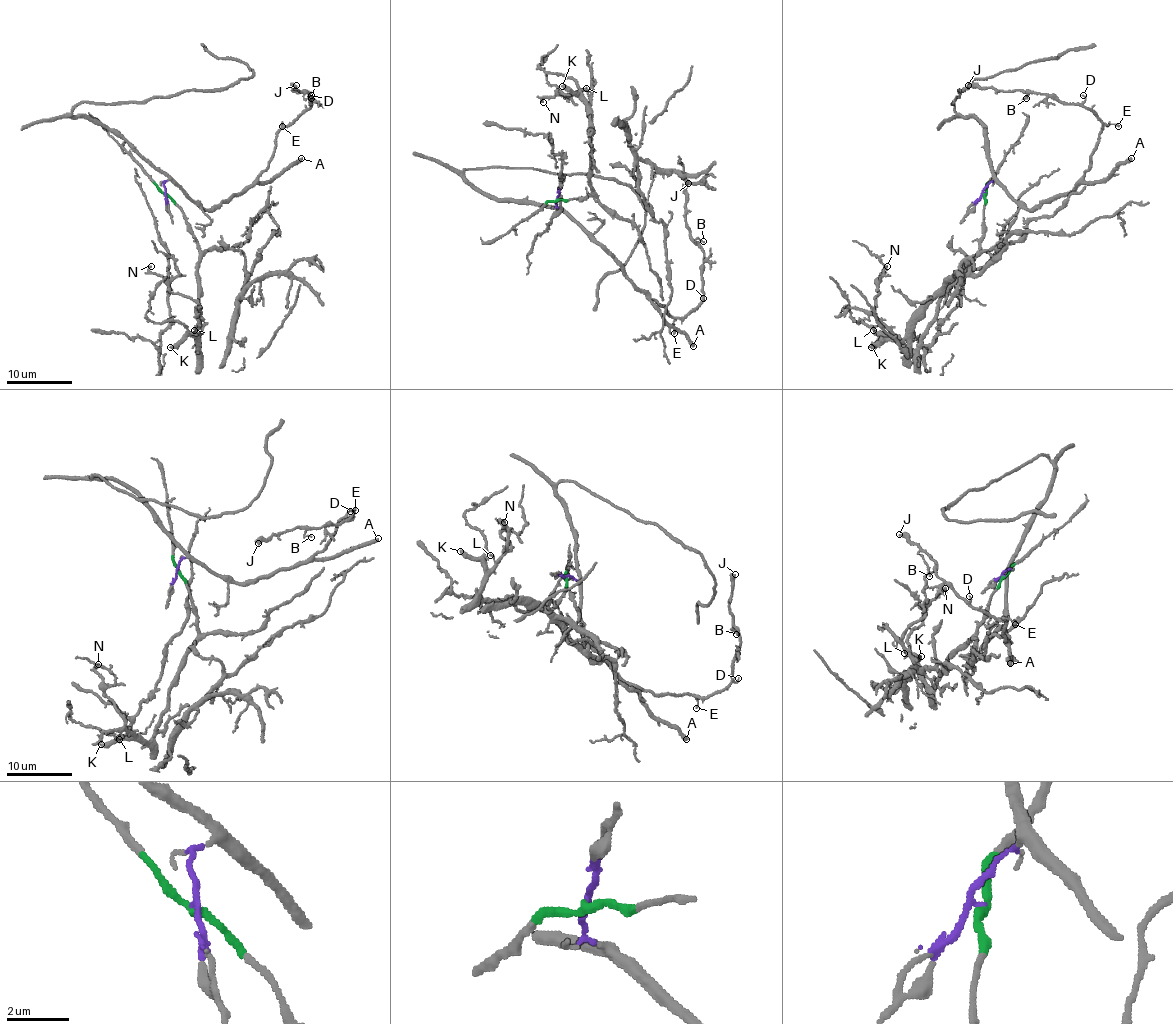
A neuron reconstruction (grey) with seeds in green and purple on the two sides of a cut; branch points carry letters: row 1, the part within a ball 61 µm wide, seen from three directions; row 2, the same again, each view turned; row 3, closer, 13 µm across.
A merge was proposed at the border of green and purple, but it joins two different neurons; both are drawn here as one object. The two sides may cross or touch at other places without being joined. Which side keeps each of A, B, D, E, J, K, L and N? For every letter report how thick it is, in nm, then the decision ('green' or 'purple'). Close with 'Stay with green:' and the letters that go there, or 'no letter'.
A: 380 nm | purple
B: 90 nm | purple
D: 100 nm | purple
E: 140 nm | purple
J: 380 nm | purple
K: 400 nm | green
L: 140 nm | green
N: 130 nm | green
Stay with green: K, L, N

